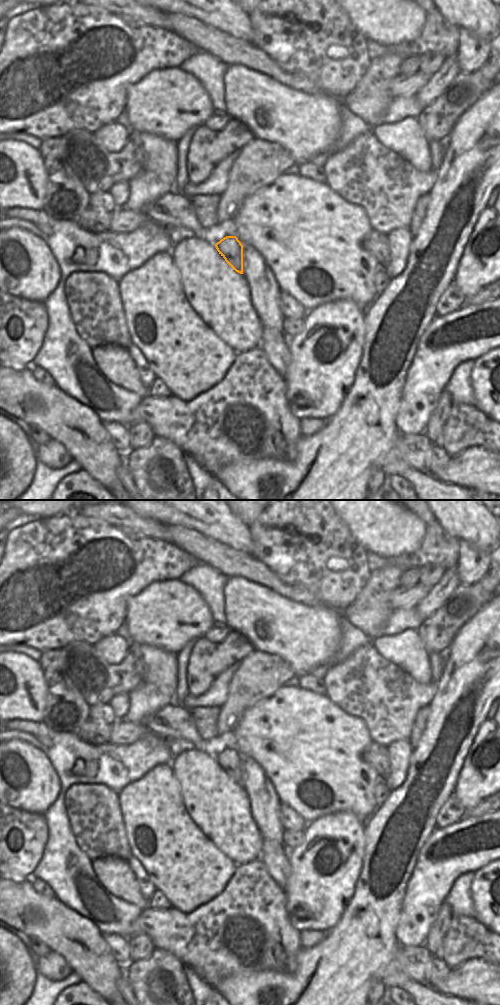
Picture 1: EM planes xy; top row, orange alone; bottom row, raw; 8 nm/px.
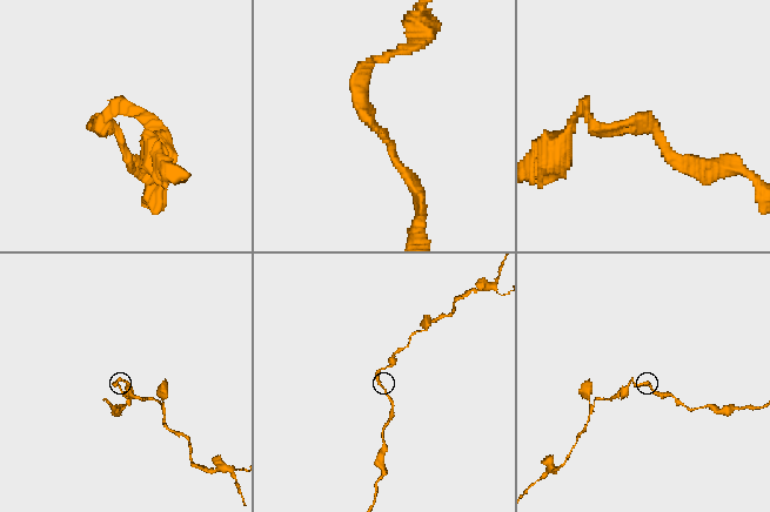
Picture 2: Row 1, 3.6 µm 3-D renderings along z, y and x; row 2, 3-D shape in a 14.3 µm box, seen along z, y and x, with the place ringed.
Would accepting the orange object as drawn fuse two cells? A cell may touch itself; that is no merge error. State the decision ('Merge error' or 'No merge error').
Merge error.

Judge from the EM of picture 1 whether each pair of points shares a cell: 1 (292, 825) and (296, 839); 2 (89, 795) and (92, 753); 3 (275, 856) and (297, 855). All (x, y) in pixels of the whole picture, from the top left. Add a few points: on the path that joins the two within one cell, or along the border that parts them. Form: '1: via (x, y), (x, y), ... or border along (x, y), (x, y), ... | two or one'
1: border along (285, 829), (302, 831) | two
2: border along (67, 789), (72, 784), (103, 784), (112, 791) | two
3: border along (288, 850), (289, 878) | two

